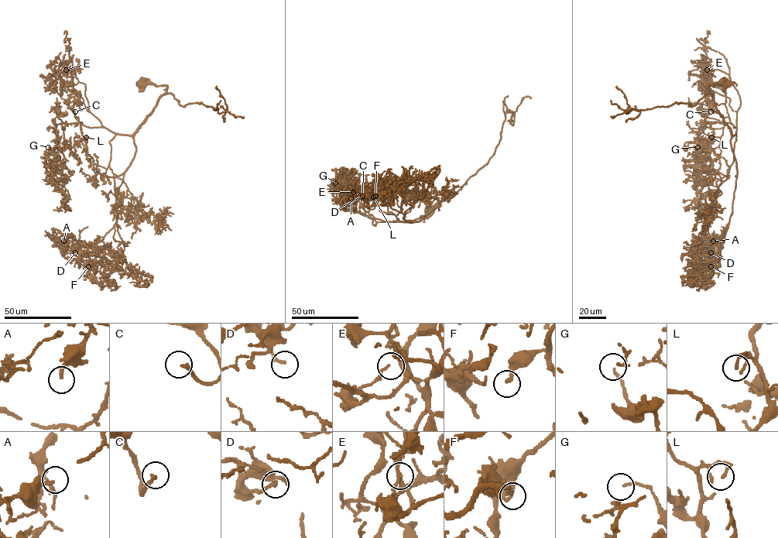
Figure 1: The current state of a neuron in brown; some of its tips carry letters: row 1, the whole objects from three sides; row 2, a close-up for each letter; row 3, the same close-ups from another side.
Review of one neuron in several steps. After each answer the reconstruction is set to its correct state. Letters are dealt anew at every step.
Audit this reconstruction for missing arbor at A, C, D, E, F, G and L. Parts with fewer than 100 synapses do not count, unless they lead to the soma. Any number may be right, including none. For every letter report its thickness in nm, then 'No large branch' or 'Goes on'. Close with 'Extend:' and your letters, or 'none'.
A: Thickness 200 nm. No large branch
C: Thickness 200 nm. Goes on
D: Thickness 150 nm. No large branch
E: Thickness 100 nm. No large branch
F: Thickness 110 nm. No large branch
G: Thickness 110 nm. No large branch
L: Thickness 160 nm. No large branch
Extend: C

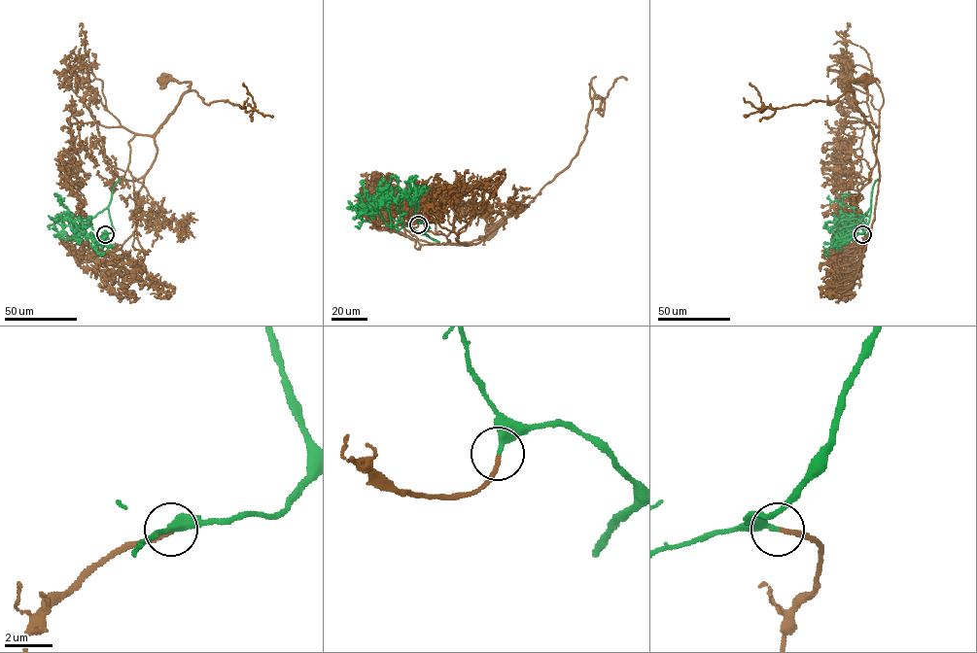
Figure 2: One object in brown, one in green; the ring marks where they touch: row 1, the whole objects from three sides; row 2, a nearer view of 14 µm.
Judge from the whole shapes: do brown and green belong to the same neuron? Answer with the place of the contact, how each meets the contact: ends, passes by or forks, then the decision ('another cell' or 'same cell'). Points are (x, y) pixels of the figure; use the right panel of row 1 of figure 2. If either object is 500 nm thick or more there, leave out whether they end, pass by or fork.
(862, 234) | brown ends | green ends | same cell

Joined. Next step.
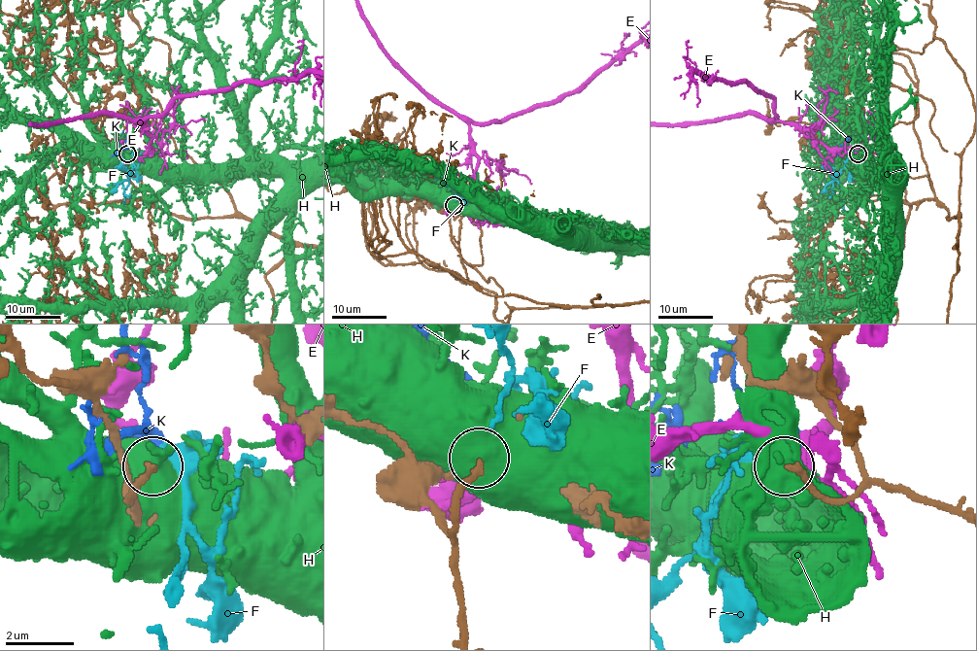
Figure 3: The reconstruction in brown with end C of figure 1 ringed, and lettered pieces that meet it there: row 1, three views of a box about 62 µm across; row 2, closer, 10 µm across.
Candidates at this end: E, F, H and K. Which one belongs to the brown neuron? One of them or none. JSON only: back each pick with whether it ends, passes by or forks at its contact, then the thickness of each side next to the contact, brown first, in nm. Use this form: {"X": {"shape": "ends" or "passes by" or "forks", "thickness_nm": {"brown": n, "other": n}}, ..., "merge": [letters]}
{"F": {"shape": "ends", "thickness_nm": {"brown": 200, "other": 420}}, "merge": ["F"]}

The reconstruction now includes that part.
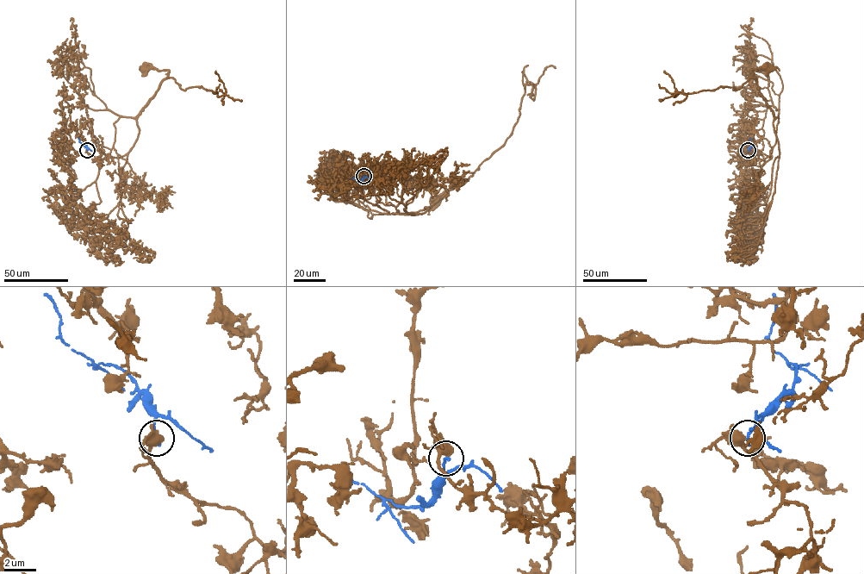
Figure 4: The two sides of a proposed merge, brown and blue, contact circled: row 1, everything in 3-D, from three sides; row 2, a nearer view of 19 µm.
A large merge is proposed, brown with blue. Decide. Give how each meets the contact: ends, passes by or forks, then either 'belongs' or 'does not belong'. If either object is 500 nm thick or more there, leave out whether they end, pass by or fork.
brown passes by; blue ends; does not belong

